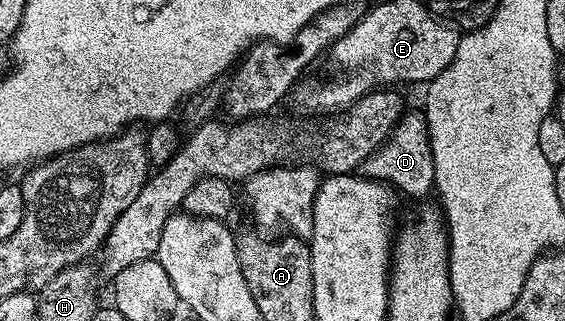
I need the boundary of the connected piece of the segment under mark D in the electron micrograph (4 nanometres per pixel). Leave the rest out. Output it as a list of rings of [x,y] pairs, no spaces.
[[[405,112],[395,125],[391,135],[371,155],[363,160],[358,170],[359,176],[373,181],[389,184],[397,192],[423,200],[428,193],[433,192],[435,186],[433,153],[430,151],[428,125],[421,112]]]

